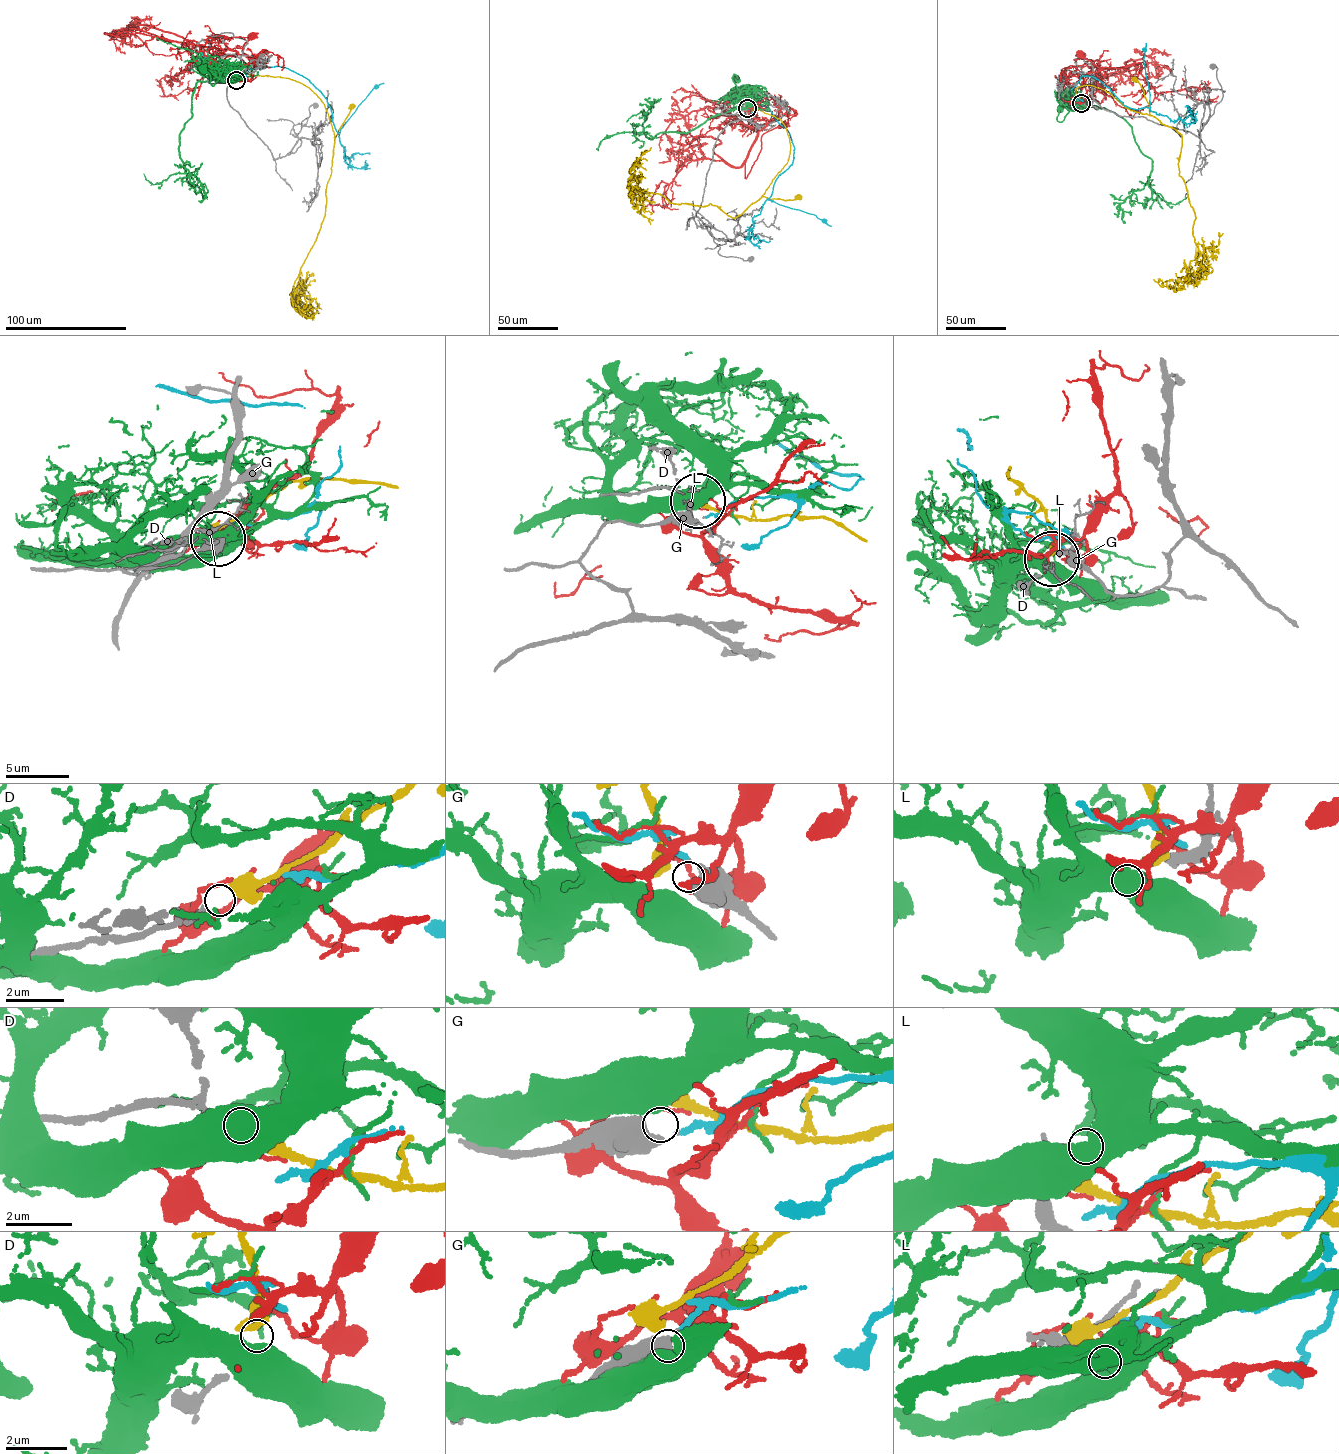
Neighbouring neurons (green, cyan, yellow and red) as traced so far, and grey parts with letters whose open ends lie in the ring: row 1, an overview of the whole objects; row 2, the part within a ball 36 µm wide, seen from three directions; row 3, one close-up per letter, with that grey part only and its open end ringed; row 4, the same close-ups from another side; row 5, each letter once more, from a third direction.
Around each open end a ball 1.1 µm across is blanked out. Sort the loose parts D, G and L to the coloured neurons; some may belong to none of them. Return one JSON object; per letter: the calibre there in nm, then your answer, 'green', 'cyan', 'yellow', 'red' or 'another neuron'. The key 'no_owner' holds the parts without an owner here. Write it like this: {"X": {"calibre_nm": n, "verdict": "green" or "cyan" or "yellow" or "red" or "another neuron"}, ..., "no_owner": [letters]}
{"D": {"calibre_nm": 160, "verdict": "yellow"}, "G": {"calibre_nm": 160, "verdict": "another neuron"}, "L": {"calibre_nm": 170, "verdict": "green"}, "no_owner": ["G"]}

